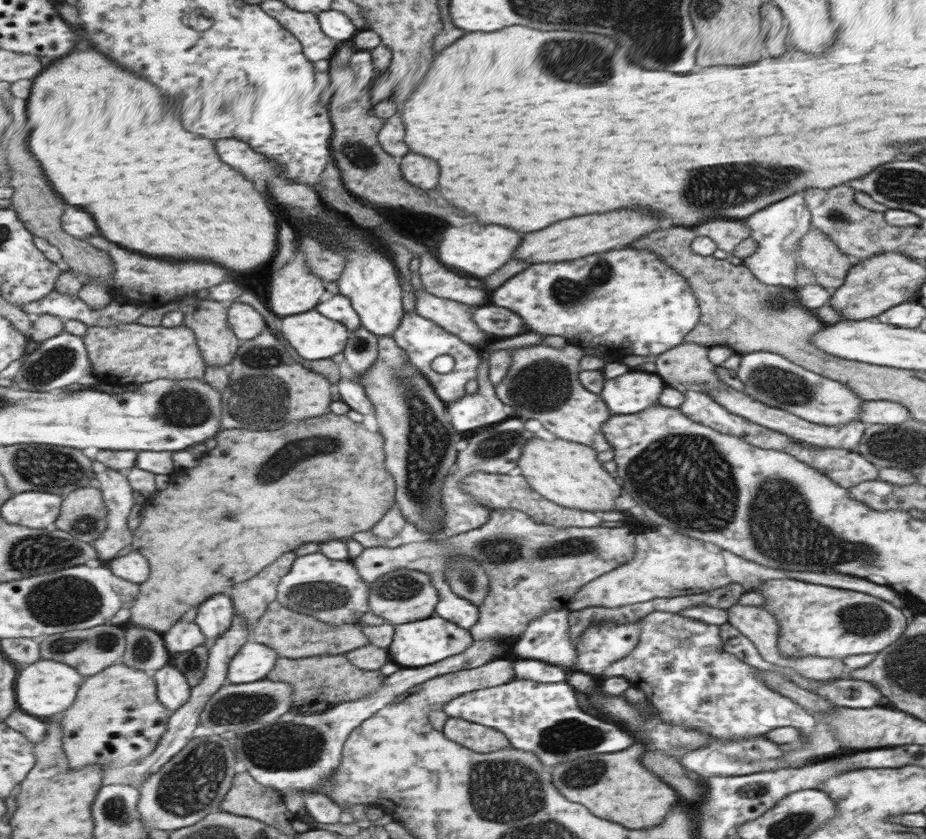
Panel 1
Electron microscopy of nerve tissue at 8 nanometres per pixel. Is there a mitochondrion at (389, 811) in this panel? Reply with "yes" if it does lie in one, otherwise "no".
no

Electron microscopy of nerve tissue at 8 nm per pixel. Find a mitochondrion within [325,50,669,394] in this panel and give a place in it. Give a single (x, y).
(567, 292)

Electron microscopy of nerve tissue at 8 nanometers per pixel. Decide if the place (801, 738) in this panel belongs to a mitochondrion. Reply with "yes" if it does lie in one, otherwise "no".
no

